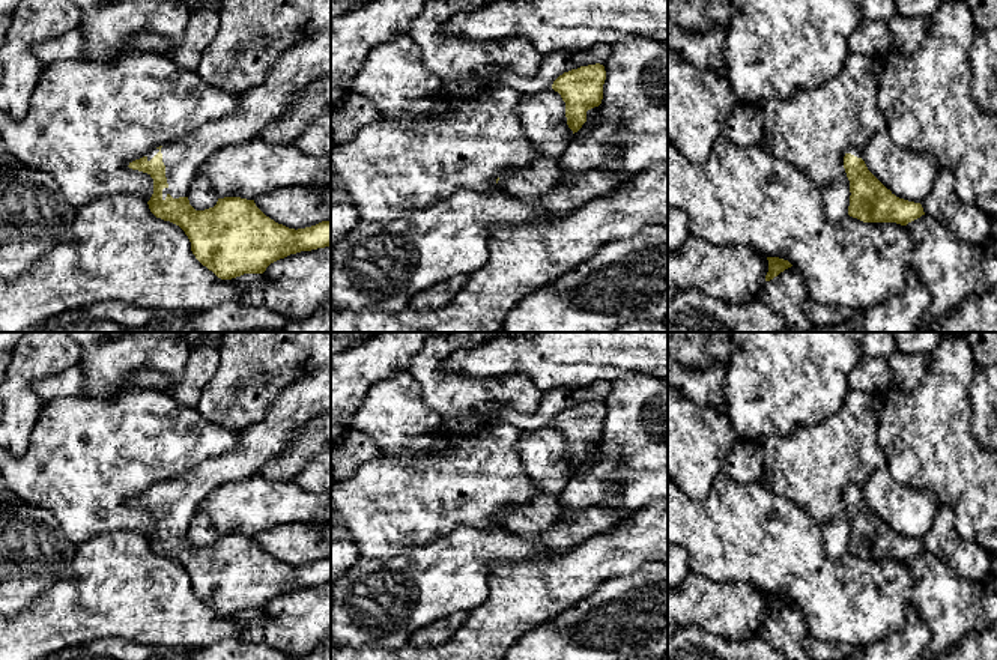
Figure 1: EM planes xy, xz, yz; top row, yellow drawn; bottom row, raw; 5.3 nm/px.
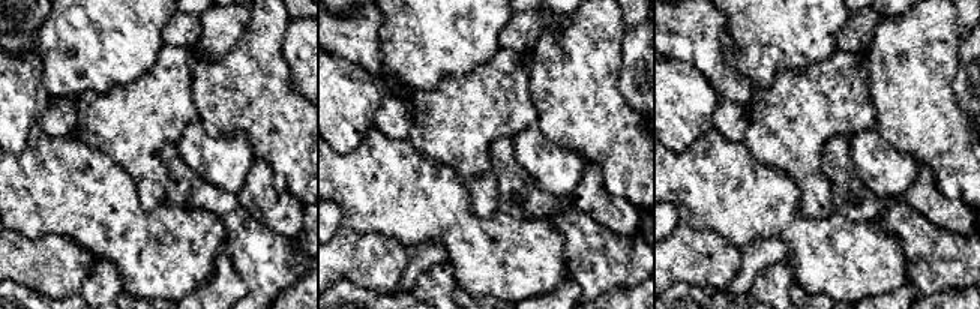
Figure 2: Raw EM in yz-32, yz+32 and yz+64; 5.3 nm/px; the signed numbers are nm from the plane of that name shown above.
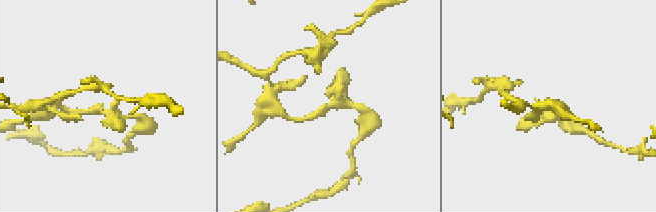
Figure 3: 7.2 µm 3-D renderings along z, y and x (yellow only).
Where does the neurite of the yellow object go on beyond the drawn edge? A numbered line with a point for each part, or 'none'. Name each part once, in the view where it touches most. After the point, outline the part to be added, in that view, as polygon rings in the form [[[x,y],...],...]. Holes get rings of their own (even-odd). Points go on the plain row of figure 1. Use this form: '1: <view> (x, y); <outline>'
1: xy (292, 409); [[[325,364],[310,374],[295,380],[292,385],[286,386],[281,392],[272,400],[268,415],[256,424],[248,425],[239,431],[239,437],[235,444],[235,448],[230,453],[221,454],[214,459],[208,459],[195,468],[183,472],[179,477],[167,480],[161,484],[162,499],[165,502],[165,514],[168,523],[162,526],[162,537],[170,531],[173,535],[188,534],[188,525],[202,501],[217,487],[226,483],[247,480],[256,474],[274,457],[278,457],[281,453],[290,450],[298,434],[316,418],[325,415],[331,410],[331,364]]]

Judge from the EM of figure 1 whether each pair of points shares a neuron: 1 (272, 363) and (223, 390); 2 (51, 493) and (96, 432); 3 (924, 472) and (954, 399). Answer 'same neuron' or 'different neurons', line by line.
1: same neuron
2: same neuron
3: same neuron

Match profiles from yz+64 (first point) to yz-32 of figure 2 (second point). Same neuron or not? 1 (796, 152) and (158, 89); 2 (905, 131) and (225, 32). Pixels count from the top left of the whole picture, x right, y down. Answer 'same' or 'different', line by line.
1: same
2: different

